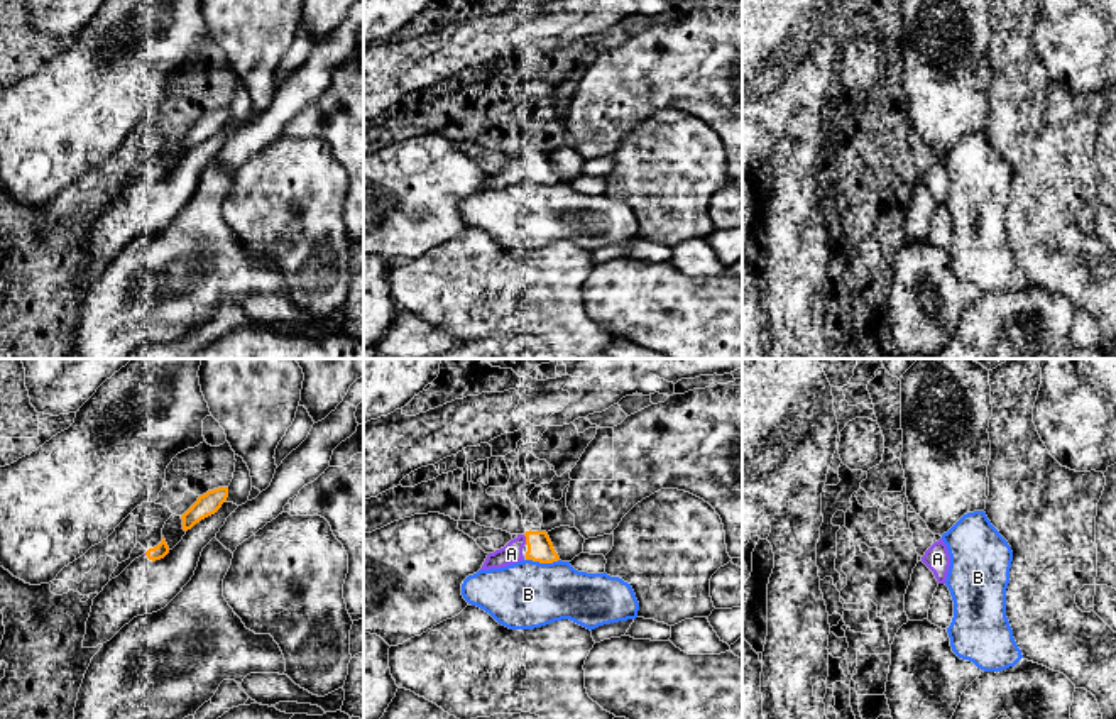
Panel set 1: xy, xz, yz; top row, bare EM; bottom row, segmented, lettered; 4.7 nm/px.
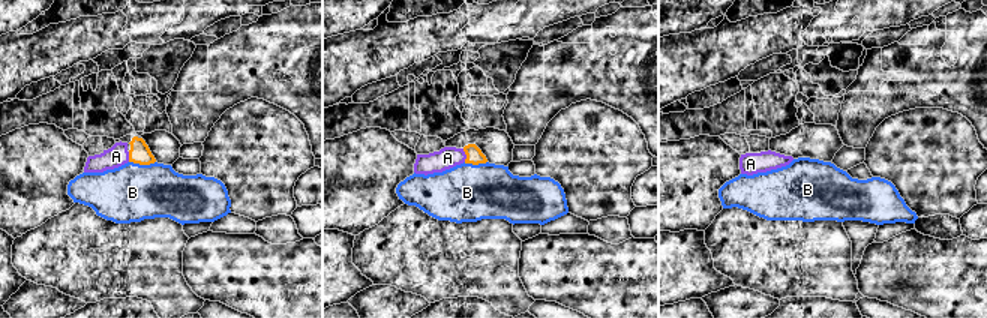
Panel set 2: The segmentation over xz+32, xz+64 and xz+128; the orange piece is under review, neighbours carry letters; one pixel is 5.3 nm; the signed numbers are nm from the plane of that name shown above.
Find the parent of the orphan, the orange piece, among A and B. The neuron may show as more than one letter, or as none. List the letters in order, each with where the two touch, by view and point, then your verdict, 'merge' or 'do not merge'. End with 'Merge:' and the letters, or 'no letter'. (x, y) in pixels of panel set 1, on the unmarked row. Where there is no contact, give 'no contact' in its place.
A: xz (526, 161) | merge
B: xz (543, 183) | do not merge
Merge: A

